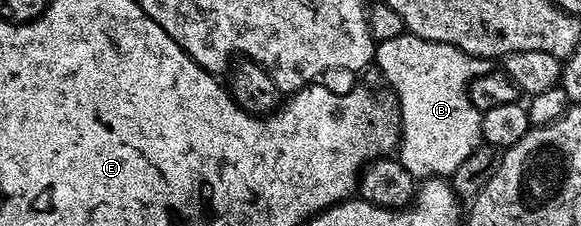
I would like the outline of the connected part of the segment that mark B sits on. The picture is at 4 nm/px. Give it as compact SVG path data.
M406 31L376 44L374 64L376 68L379 67L384 79L389 83L400 107L401 140L397 148L397 159L415 179L451 177L459 164L482 144L482 114L470 101L469 84L479 74L490 72L492 62L488 58L467 55L453 44L425 40Z

